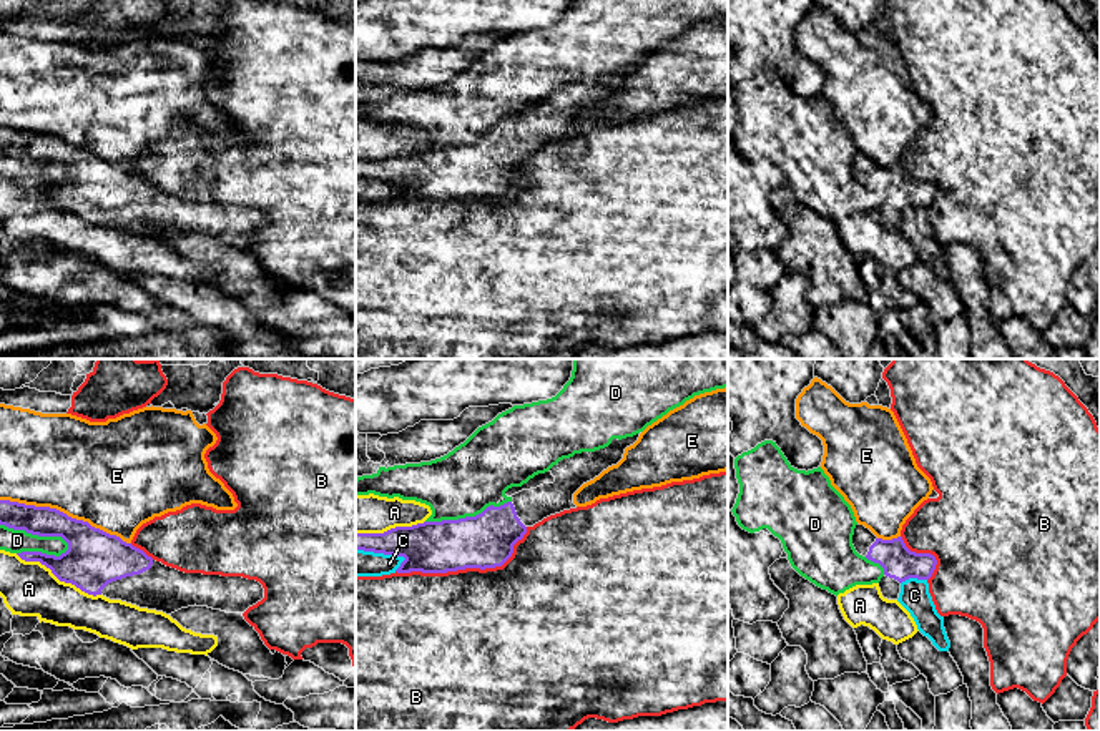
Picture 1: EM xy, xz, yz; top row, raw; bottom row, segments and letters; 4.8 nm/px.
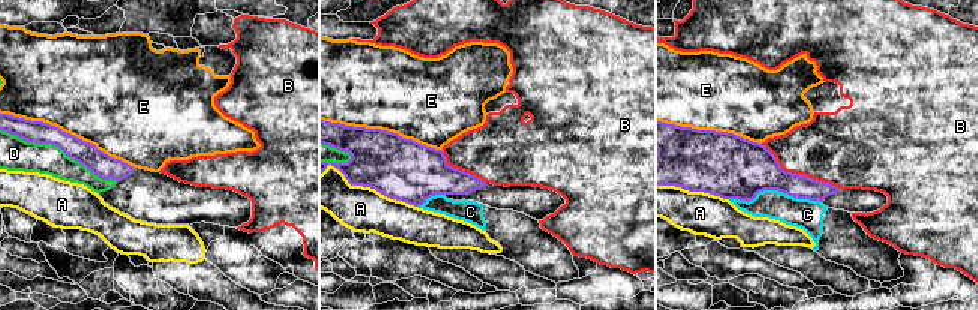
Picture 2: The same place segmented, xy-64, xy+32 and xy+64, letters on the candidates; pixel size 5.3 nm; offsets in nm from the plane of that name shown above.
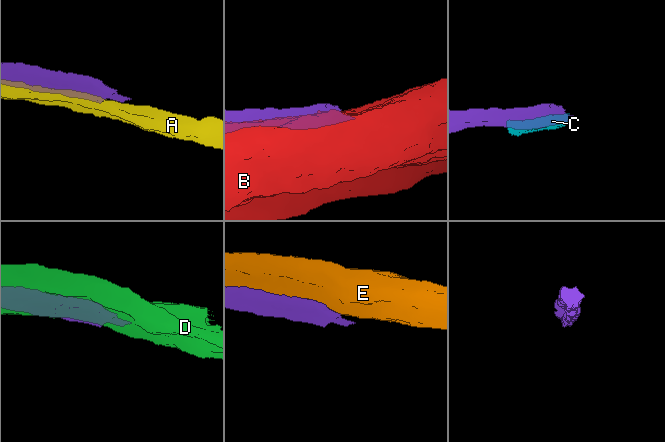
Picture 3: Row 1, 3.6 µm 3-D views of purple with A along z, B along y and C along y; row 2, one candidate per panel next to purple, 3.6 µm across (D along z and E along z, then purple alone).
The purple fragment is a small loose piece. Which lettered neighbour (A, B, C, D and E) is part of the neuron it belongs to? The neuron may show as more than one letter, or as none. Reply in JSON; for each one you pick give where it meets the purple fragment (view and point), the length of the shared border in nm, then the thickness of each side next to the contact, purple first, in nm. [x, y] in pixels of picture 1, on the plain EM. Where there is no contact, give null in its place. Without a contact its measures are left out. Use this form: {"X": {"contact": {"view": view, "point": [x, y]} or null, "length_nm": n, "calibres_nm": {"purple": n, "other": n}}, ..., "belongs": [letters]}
{"belongs": []}

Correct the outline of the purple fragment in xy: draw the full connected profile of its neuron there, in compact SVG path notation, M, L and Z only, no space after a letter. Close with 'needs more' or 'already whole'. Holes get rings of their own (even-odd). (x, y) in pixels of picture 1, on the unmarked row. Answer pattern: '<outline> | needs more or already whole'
M0 128L0 153L38 164L61 164L68 178L60 184L42 179L17 183L25 189L40 189L60 209L93 224L103 223L166 243L194 233L244 241L264 226L264 216L256 208L179 199L56 136Z | needs more

